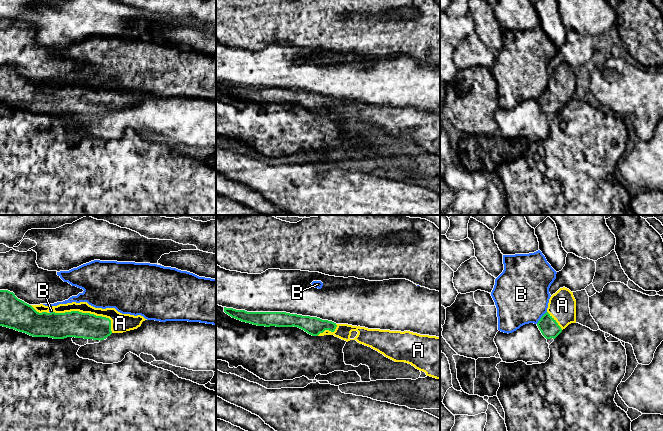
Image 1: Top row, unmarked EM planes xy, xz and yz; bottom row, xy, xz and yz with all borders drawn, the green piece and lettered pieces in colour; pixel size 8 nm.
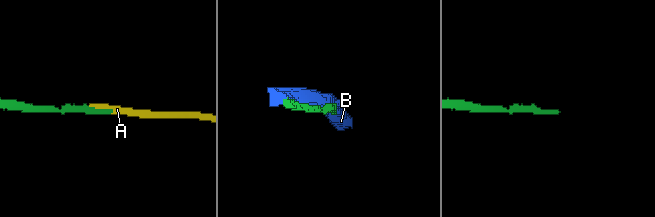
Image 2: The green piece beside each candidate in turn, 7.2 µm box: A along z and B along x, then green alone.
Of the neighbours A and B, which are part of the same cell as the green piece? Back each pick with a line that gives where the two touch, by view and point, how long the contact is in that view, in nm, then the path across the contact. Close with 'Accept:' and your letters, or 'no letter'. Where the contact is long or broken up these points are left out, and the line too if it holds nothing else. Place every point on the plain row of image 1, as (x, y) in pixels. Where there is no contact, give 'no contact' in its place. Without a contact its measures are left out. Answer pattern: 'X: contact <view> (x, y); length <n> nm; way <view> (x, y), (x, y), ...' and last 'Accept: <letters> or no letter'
A: contact xy (88, 89); length 500 nm
Accept: A

